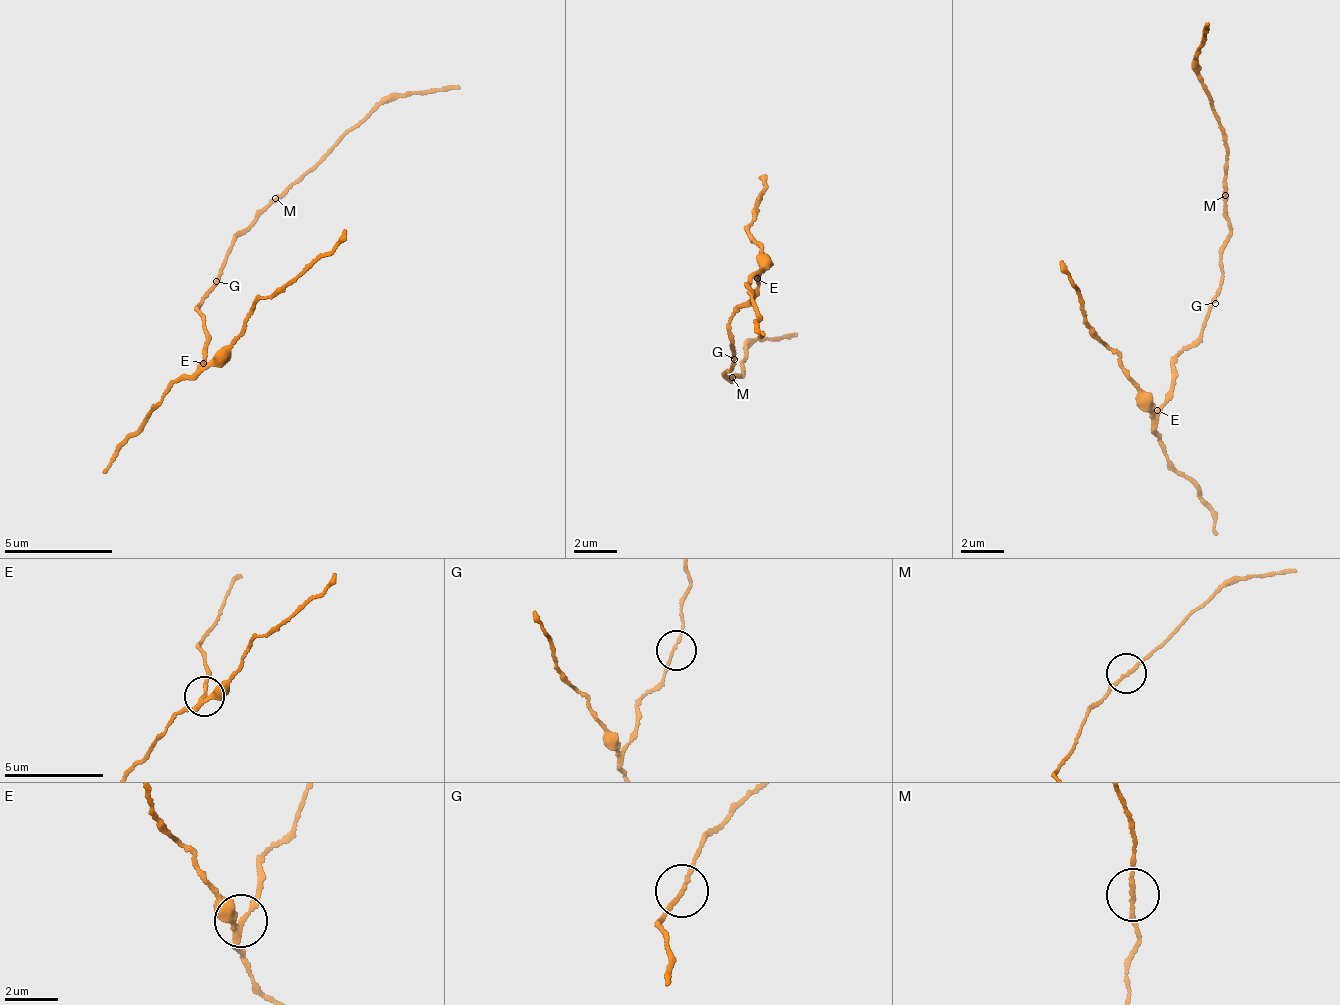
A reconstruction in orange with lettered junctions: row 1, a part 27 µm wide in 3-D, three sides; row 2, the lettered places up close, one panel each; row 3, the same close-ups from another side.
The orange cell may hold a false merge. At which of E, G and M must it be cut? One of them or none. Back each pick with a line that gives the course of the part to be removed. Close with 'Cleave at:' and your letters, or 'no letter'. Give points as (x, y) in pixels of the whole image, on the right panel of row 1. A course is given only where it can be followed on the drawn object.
E: course (1156, 409), (1140, 403), (1117, 355), (1086, 329), (1060, 261)
Cleave at: E

